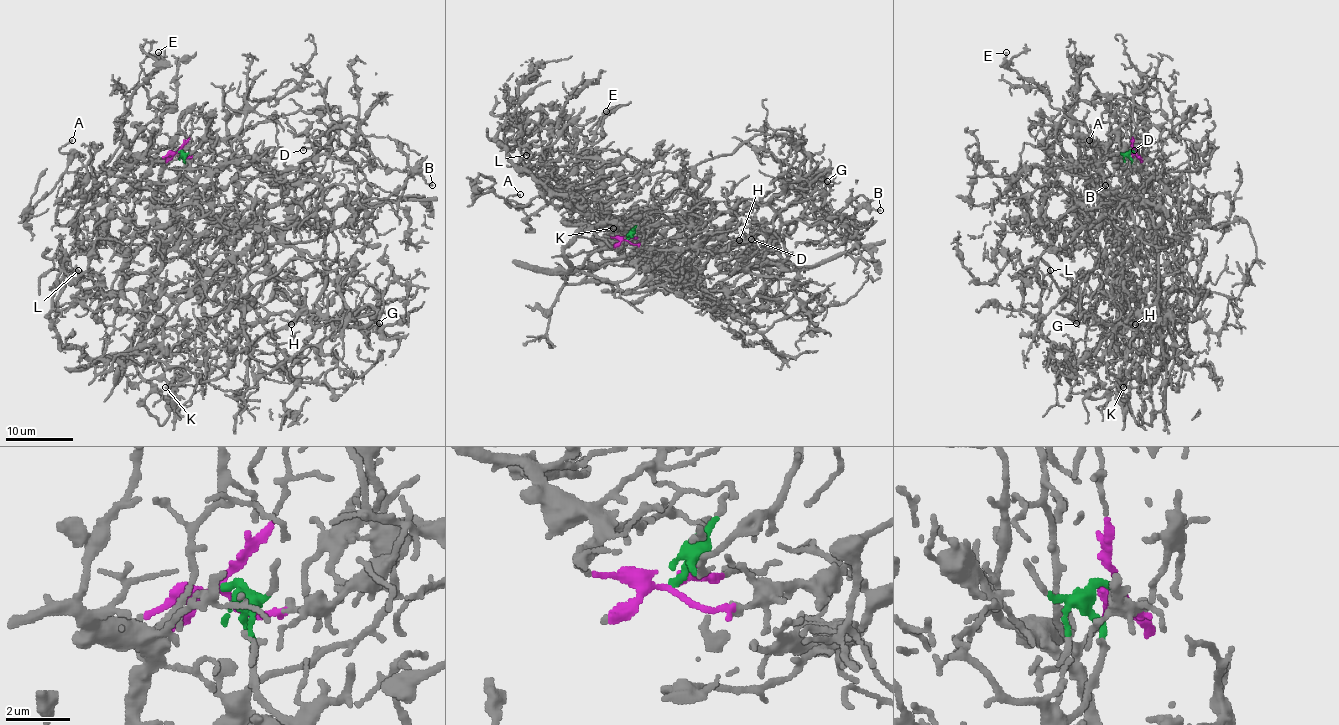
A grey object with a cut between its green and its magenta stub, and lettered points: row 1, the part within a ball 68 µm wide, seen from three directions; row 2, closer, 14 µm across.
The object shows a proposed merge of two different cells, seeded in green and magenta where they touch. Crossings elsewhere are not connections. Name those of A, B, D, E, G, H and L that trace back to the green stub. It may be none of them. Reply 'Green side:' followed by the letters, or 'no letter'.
Green side: B, D, G, H

